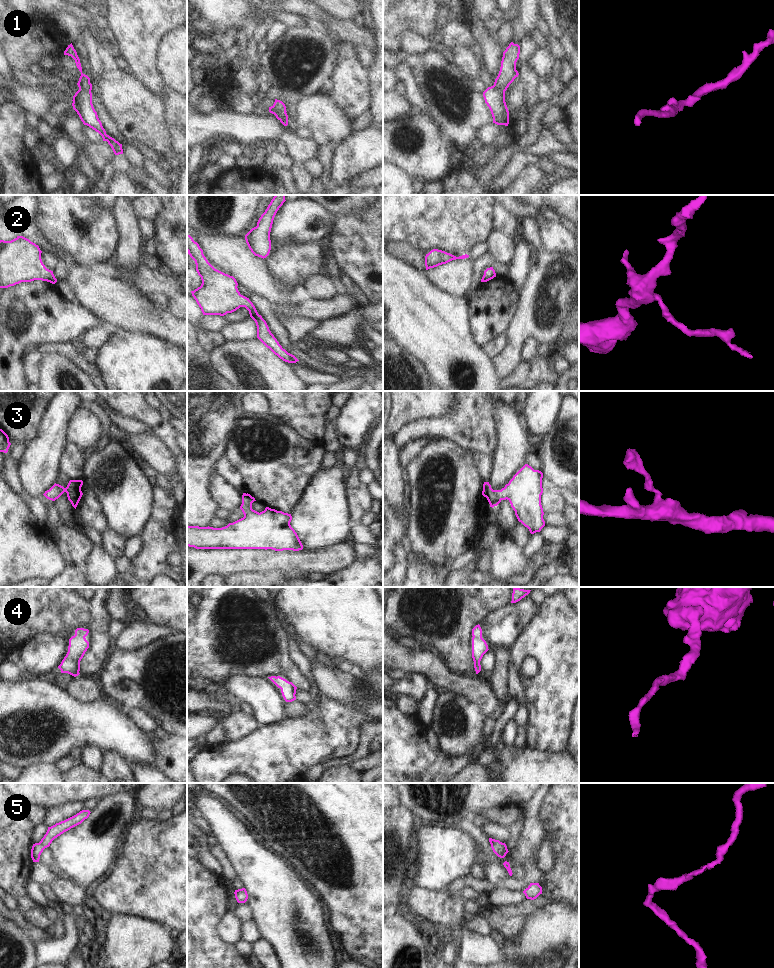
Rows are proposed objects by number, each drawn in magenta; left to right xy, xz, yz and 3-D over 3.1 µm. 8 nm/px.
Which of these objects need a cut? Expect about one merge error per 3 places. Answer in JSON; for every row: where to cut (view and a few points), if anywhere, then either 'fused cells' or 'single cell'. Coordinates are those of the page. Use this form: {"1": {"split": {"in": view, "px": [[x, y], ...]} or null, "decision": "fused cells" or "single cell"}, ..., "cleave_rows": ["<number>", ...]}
{"1": {"split": null, "decision": "single cell"}, "2": {"split": null, "decision": "single cell"}, "3": {"split": null, "decision": "single cell"}, "4": {"split": null, "decision": "single cell"}, "5": {"split": null, "decision": "single cell"}, "cleave_rows": []}

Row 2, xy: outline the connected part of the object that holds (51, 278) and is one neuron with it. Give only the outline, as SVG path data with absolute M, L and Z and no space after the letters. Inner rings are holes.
M17 236L11 241L0 240L0 288L8 288L21 282L34 280L57 282L53 271L47 269L42 262L39 246L23 236Z

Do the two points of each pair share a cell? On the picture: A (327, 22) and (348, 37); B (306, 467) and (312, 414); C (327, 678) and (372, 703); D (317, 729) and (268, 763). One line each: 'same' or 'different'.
A: same
B: different
C: same
D: same

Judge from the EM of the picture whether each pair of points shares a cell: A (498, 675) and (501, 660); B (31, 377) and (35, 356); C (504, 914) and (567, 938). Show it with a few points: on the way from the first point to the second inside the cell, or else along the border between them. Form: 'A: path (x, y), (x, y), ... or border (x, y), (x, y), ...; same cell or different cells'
A: path (500, 671), (501, 664); same cell
B: path (31, 372), (32, 361); same cell
C: border (541, 906), (525, 916), (515, 934), (506, 937); different cells

